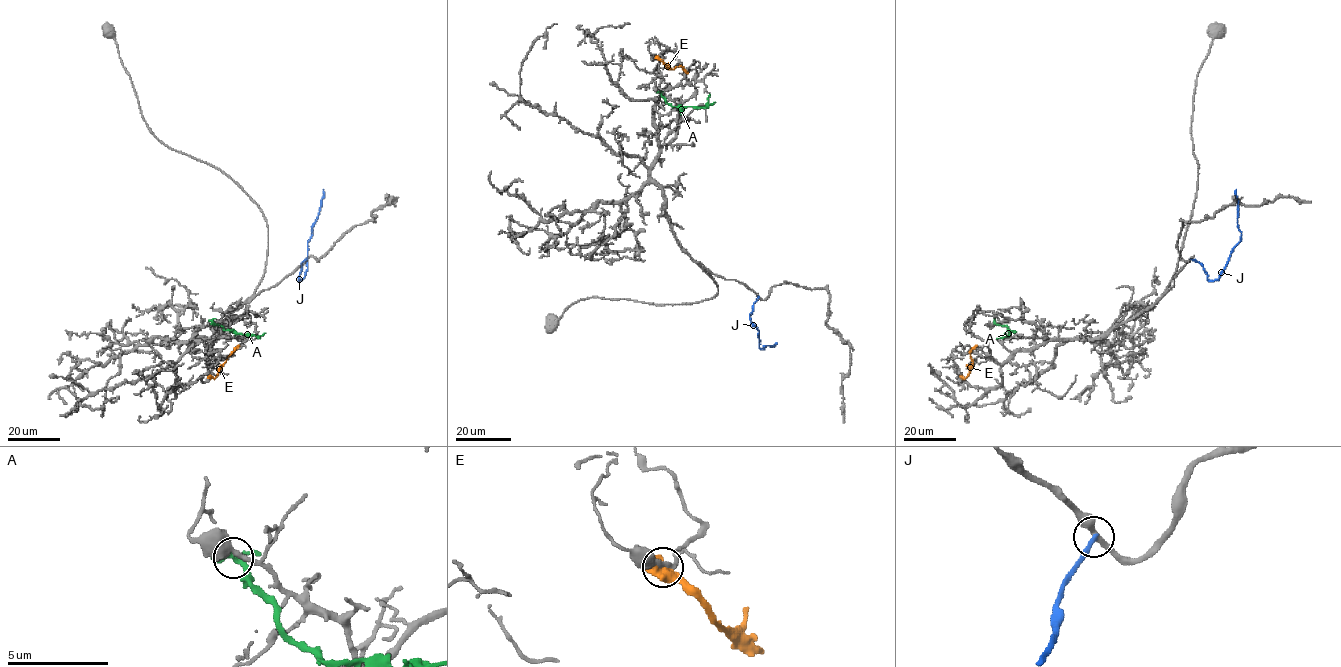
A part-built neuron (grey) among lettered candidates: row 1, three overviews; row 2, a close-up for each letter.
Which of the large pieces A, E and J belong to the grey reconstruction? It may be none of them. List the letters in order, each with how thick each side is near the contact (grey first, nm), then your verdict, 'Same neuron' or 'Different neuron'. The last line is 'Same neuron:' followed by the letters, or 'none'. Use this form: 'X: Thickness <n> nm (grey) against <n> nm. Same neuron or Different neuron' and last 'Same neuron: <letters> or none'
A: Thickness 360 nm (grey) against 260 nm. Different neuron
E: Thickness 260 nm (grey) against 700 nm. Different neuron
J: Thickness 320 nm (grey) against 240 nm. Different neuron
Same neuron: none

